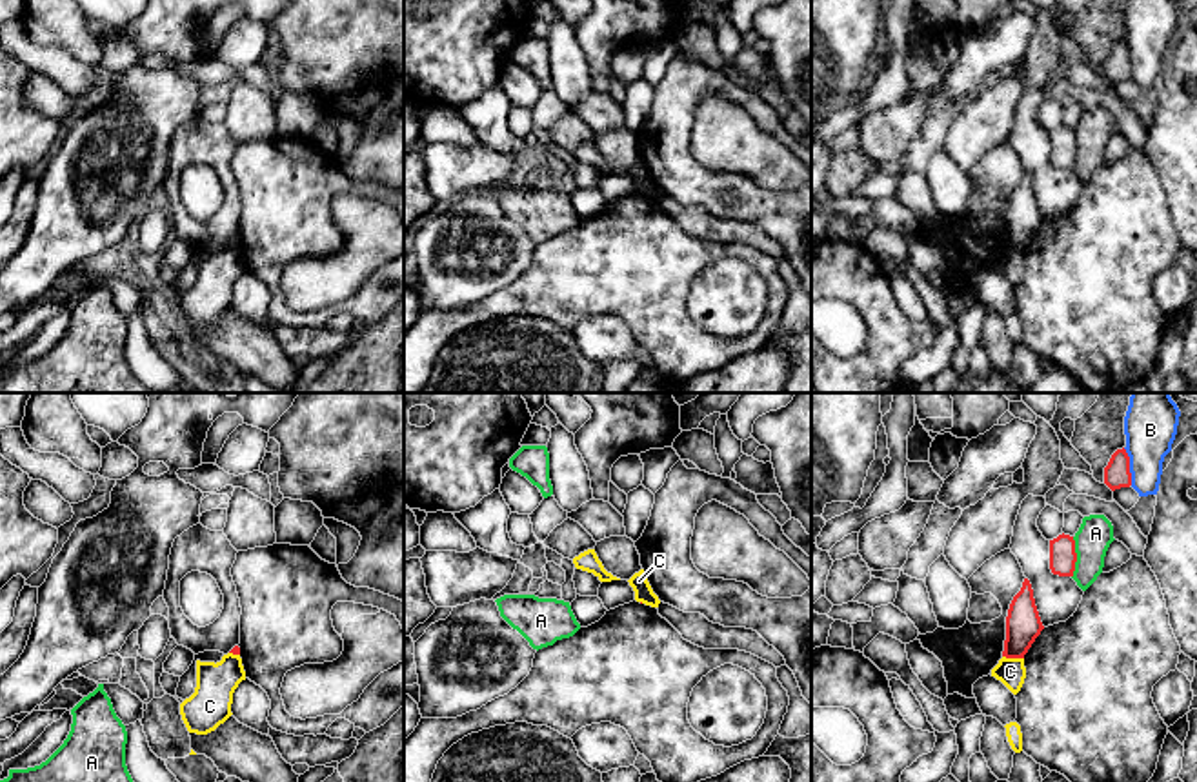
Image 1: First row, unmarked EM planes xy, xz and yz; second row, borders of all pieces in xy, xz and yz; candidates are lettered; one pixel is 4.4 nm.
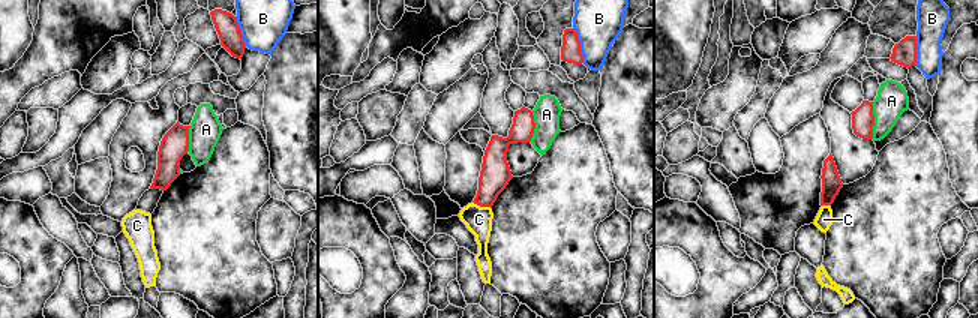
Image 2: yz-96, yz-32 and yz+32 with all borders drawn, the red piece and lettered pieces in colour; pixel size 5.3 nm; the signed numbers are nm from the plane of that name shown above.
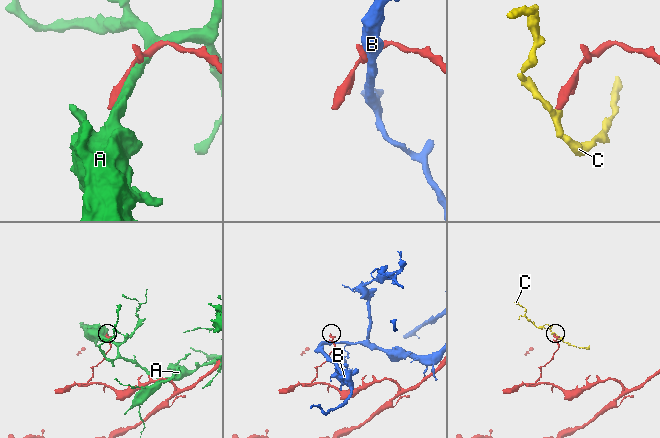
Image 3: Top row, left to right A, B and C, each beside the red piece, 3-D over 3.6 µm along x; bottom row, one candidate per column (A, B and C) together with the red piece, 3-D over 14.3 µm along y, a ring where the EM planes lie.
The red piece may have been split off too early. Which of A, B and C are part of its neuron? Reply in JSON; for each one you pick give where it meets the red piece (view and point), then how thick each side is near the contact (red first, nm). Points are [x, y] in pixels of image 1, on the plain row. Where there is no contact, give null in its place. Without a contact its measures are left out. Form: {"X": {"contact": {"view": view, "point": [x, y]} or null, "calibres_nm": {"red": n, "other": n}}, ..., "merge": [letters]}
{"merge": []}

